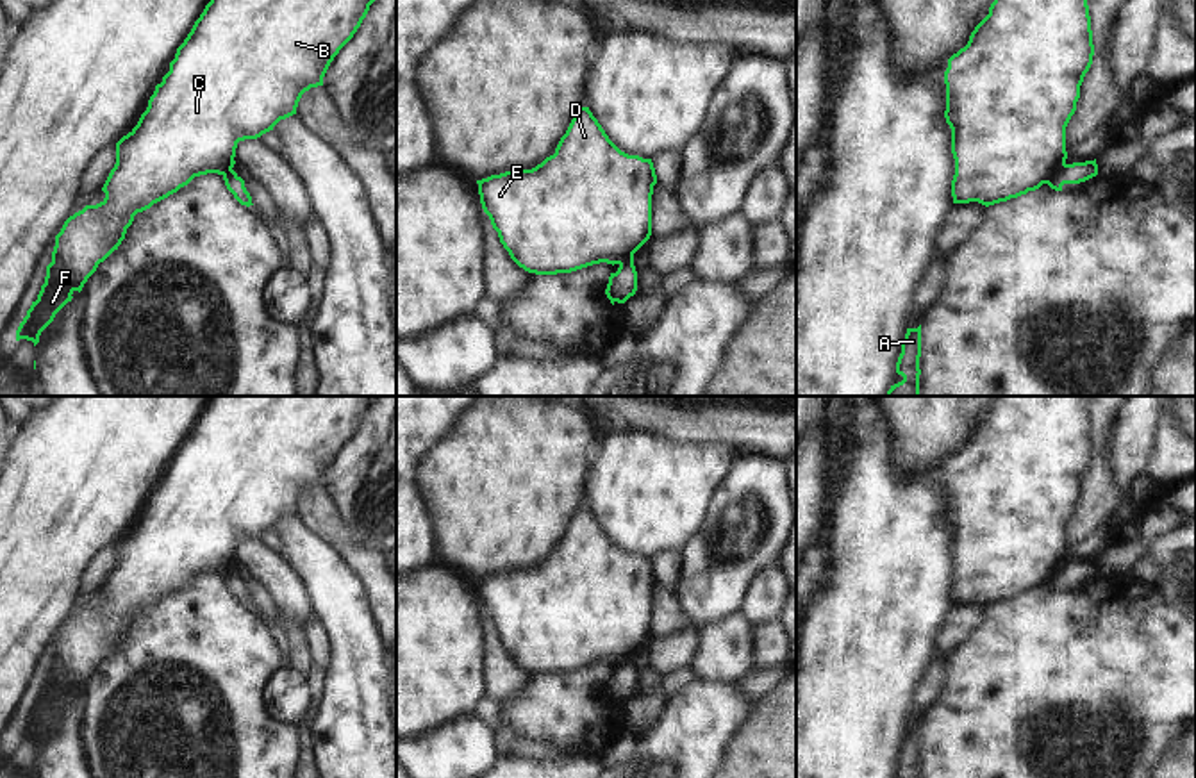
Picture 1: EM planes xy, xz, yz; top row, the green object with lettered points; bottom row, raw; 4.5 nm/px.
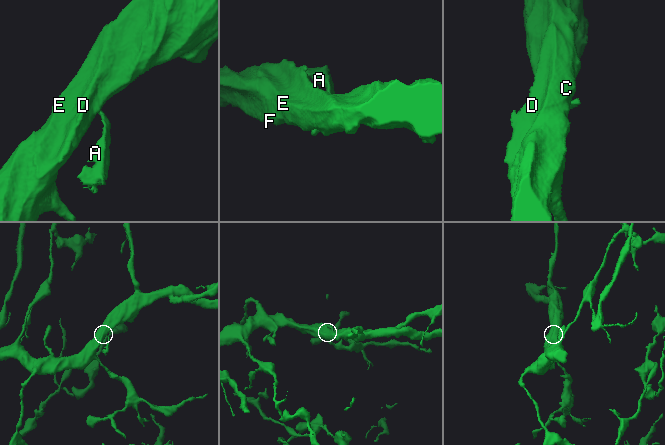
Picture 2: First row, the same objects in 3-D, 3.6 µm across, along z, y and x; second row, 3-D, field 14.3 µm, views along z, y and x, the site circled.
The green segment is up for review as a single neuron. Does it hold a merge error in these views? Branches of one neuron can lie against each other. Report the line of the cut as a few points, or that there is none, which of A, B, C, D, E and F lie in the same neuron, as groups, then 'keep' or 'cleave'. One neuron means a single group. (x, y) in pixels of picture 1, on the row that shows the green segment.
cut yz (1064, 163), (1045, 182); groups A / B C D E F; cleave

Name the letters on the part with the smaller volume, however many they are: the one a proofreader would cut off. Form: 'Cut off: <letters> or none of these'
Cut off: A

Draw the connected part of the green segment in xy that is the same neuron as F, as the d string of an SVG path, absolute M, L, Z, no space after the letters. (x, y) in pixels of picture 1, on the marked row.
M211 0L195 21L162 82L155 86L146 111L137 125L116 143L116 164L102 191L105 198L96 205L86 205L70 216L55 236L52 262L46 266L45 284L32 302L27 316L16 330L16 341L27 339L34 346L41 332L54 321L55 314L71 302L75 291L82 291L87 278L96 271L125 239L134 216L154 203L177 193L195 177L232 170L239 141L257 139L273 127L296 114L298 102L311 87L323 86L323 77L339 54L353 37L370 5L375 0Z

